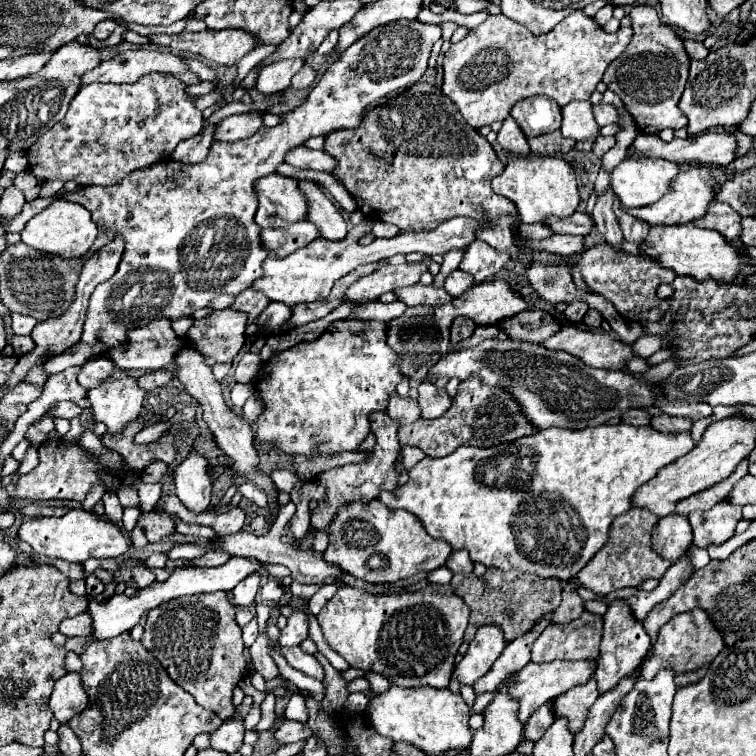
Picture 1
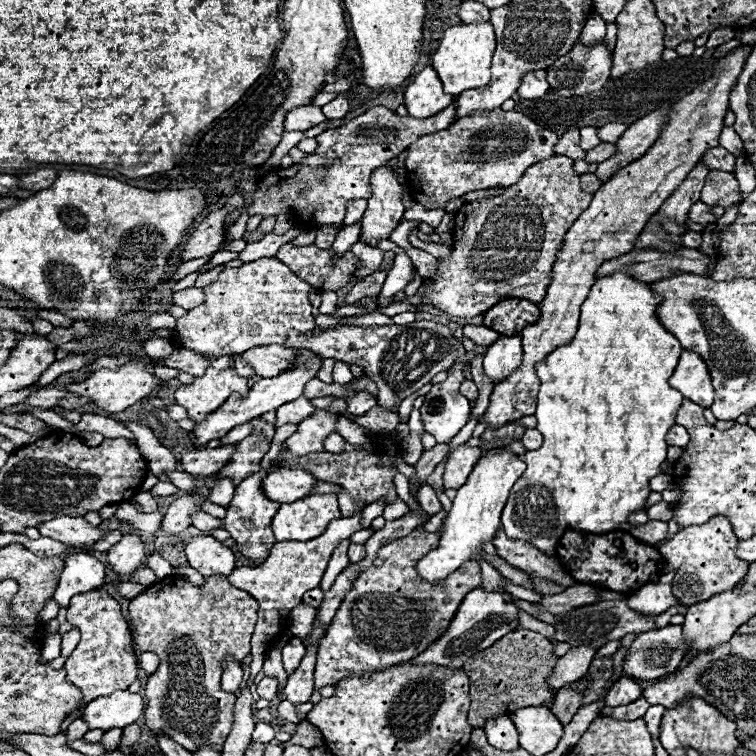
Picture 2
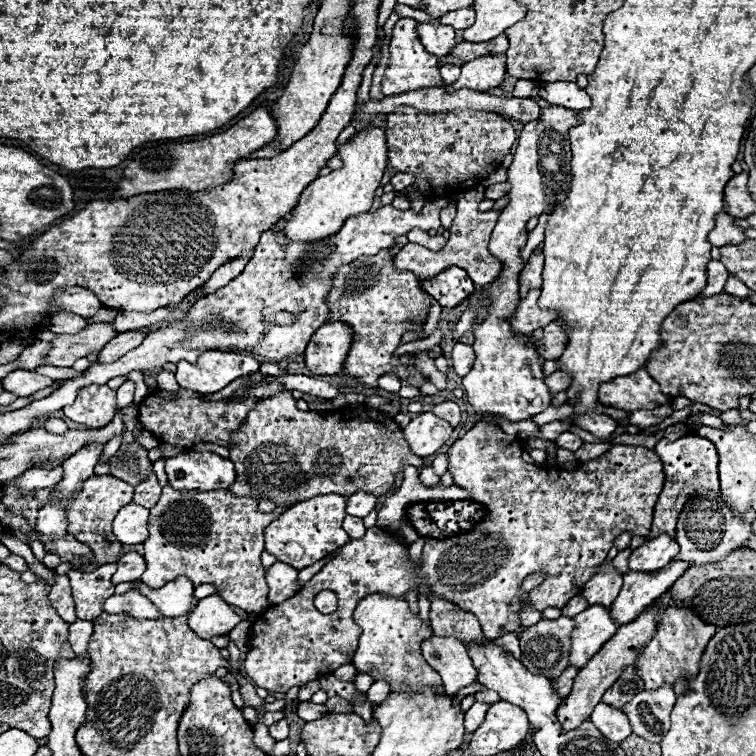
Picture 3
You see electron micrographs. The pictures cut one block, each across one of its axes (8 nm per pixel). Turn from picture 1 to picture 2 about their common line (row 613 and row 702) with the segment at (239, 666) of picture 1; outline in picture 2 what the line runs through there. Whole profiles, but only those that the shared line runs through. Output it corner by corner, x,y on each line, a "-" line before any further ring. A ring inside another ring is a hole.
166,576
158,580
146,592
130,600
128,606
128,624
132,634
134,650
148,650
160,656
158,670
146,682
146,698
148,706
144,710
146,726
158,734
168,734
174,742
184,746
186,750
196,750
206,744
216,744
222,748
228,732
234,724
234,704
236,696
228,694
220,688
222,664
228,656
242,662
250,654
250,636
256,624
258,604
256,600
232,584
222,584
222,576
210,576
202,586
194,586
186,582
182,576

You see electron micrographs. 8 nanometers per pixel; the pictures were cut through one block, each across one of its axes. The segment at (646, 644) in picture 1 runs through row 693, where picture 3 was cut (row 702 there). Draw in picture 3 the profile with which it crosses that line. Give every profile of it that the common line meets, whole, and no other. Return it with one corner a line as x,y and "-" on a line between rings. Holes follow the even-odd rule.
600,702
600,704
594,708
590,720
592,720
594,726
596,726
606,738
610,738
612,742
622,742
622,740
626,740
626,738
632,734
628,716
626,716
622,710
610,706
610,704

